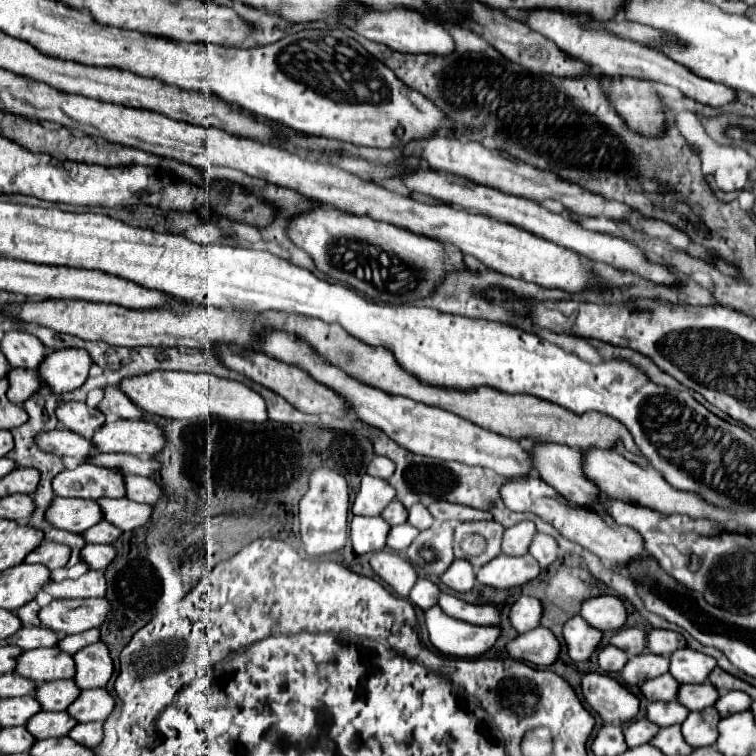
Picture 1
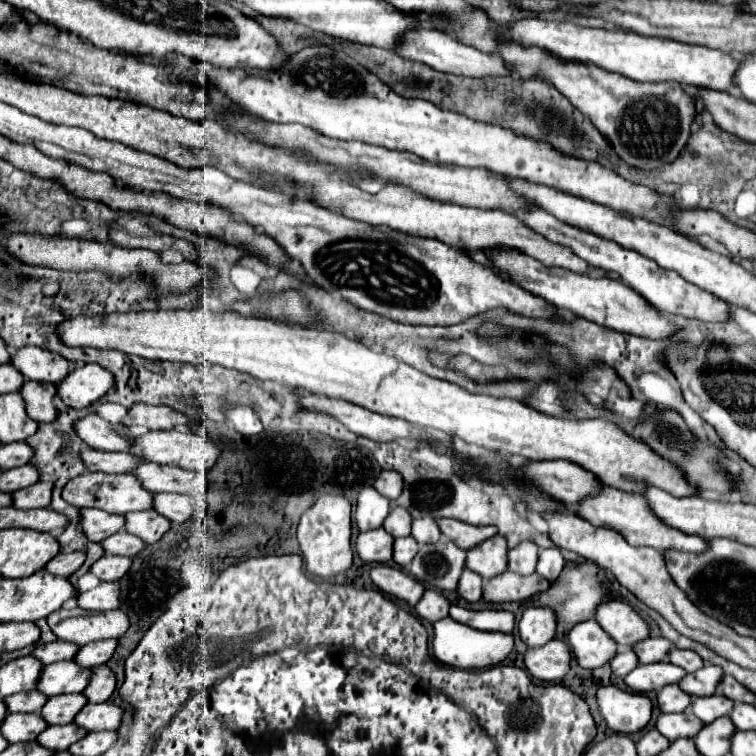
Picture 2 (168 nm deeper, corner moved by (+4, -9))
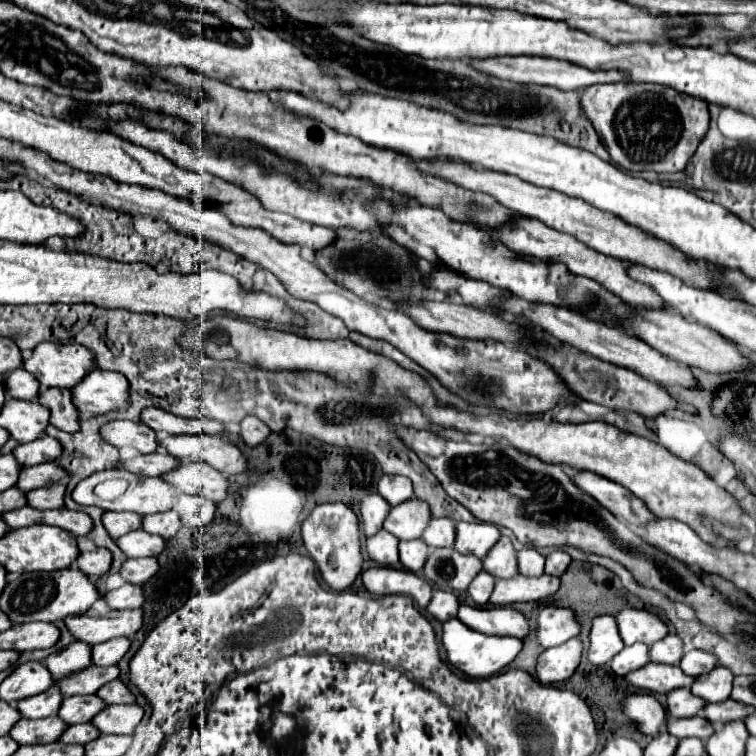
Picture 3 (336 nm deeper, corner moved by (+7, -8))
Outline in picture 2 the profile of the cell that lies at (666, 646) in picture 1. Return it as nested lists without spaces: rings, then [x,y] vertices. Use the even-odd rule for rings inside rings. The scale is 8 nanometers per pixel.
[[[679,648],[669,650],[669,662],[681,666],[685,672],[695,672],[703,666],[703,660],[699,658],[699,654],[691,650],[679,650]]]

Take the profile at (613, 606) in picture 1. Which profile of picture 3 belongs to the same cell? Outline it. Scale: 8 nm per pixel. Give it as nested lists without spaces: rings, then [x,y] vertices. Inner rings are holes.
[[[624,609],[616,615],[616,621],[624,645],[634,645],[638,641],[652,645],[668,635],[666,623],[644,609]]]

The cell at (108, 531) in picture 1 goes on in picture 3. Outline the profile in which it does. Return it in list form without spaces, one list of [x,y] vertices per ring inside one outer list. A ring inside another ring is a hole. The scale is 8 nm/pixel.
[[[144,529],[130,531],[124,537],[116,539],[116,543],[128,557],[160,555],[164,551],[164,547],[166,547],[166,541],[162,541],[160,535],[150,535]]]

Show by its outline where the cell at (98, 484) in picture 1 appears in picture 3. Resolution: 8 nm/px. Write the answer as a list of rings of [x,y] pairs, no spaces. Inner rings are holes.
[[[122,469],[100,471],[80,481],[72,491],[72,499],[80,505],[96,505],[106,511],[134,511],[138,515],[148,513],[164,513],[174,505],[174,487],[160,477],[142,477],[124,473]]]

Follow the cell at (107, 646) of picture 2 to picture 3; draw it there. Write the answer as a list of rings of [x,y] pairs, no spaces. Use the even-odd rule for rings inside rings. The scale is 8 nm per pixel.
[[[120,637],[120,639],[110,639],[108,643],[100,643],[92,647],[92,663],[100,667],[110,667],[118,665],[118,661],[128,653],[130,649],[130,639]]]

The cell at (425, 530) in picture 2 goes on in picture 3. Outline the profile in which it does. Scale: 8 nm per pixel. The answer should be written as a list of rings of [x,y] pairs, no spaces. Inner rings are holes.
[[[442,517],[442,519],[432,519],[428,529],[422,535],[424,543],[432,549],[438,547],[454,547],[456,541],[456,521]]]

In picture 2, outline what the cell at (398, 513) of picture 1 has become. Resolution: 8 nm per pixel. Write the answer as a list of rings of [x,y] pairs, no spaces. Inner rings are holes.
[[[395,508],[387,518],[383,528],[391,534],[391,536],[409,536],[411,534],[411,514],[405,508]]]

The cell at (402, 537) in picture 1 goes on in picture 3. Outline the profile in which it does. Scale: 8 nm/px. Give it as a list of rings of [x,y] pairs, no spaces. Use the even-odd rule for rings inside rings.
[[[422,539],[416,541],[400,541],[400,563],[412,571],[418,573],[424,567],[424,559],[428,559],[430,547],[422,543]]]

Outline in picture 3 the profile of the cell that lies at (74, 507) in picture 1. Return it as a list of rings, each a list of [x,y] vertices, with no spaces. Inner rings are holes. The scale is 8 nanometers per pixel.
[[[108,511],[102,517],[104,527],[108,529],[108,533],[112,535],[112,539],[118,539],[120,535],[126,535],[128,531],[136,531],[142,527],[142,515],[130,513],[130,511]]]

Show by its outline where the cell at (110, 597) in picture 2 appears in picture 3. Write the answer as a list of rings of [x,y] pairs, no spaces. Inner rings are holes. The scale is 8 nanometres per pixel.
[[[126,583],[116,591],[108,591],[106,601],[112,609],[140,609],[144,605],[144,589]]]

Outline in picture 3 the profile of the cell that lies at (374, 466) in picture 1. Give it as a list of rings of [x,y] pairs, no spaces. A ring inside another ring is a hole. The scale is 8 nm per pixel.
[[[384,475],[378,483],[378,491],[392,507],[414,497],[412,481],[408,477],[402,477],[402,475]]]

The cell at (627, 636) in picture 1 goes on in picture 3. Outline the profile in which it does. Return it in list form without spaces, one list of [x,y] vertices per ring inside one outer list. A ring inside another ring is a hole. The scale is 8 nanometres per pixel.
[[[668,635],[666,639],[662,639],[650,647],[650,659],[654,663],[678,665],[682,657],[684,657],[684,643],[680,643],[678,635]]]

